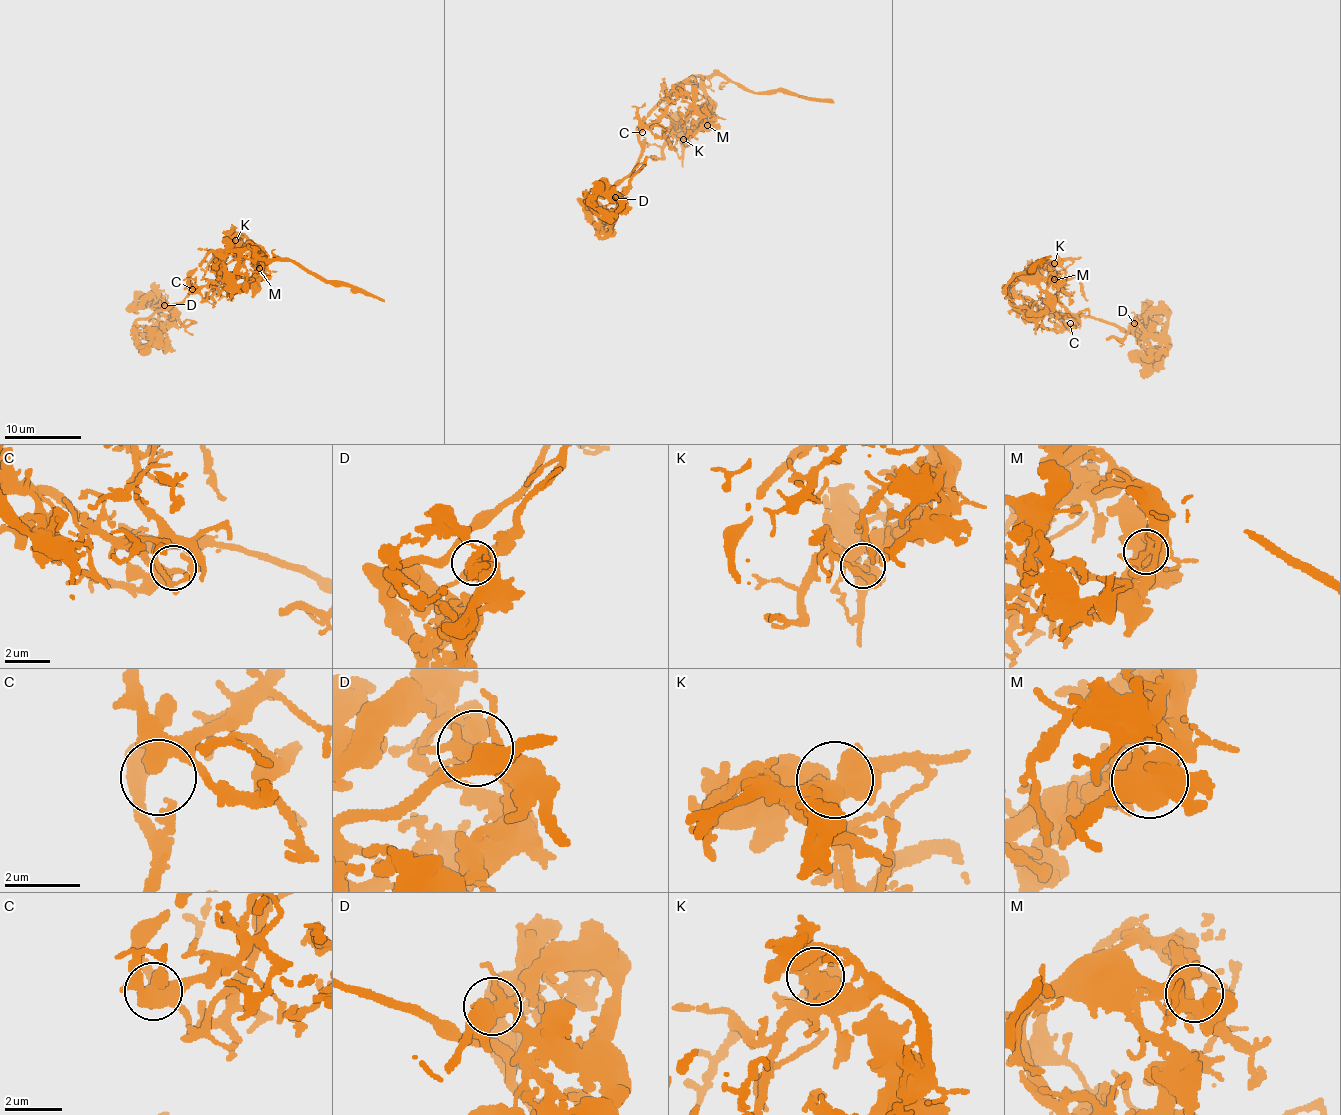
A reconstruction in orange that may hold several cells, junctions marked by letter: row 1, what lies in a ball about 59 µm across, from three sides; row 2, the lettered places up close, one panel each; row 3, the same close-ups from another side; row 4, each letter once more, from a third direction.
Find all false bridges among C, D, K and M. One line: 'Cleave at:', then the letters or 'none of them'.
Cleave at: none of them

